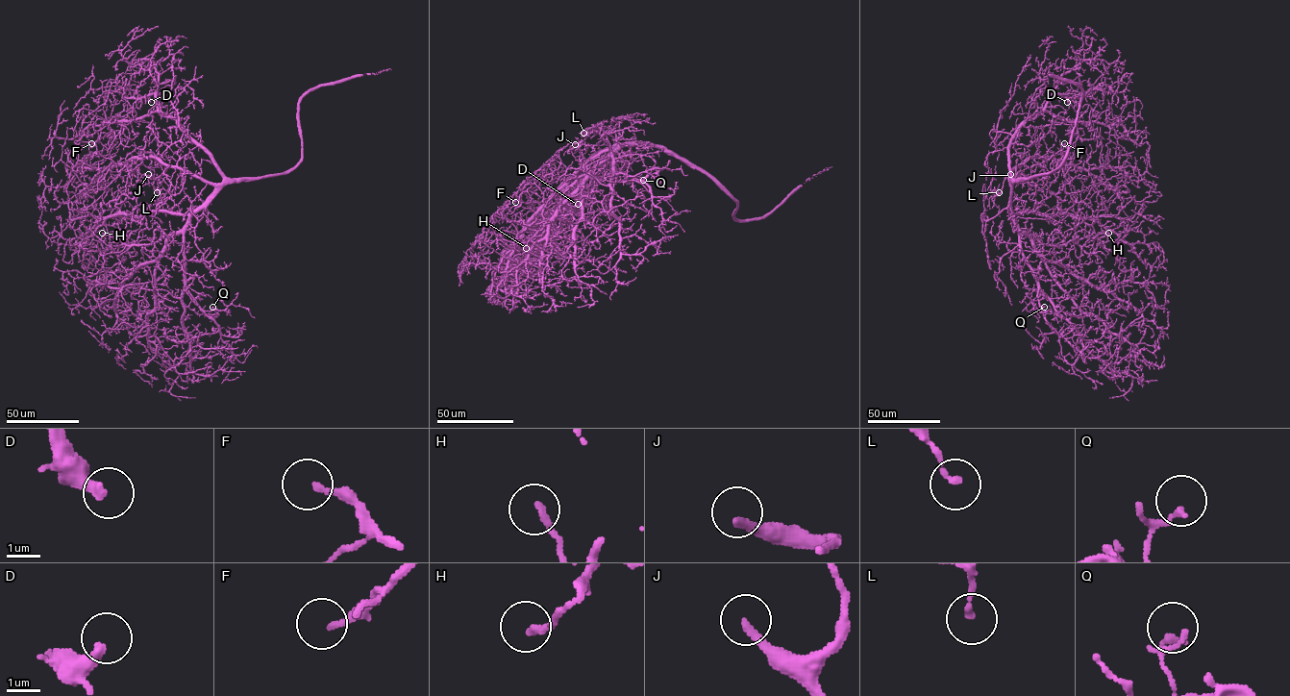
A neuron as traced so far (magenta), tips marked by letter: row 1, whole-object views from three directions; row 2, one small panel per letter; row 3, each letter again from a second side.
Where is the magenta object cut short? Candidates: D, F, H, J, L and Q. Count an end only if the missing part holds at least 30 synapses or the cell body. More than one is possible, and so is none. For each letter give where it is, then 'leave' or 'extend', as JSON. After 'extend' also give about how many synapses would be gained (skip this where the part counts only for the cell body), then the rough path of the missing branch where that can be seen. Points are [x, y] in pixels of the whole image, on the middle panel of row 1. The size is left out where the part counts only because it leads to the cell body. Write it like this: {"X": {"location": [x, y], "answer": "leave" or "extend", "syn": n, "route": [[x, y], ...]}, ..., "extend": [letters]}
{"D": {"location": [578, 204], "answer": "leave"}, "F": {"location": [515, 202], "answer": "leave"}, "H": {"location": [526, 248], "answer": "leave"}, "J": {"location": [575, 144], "answer": "extend", "syn": 60}, "L": {"location": [583, 133], "answer": "leave"}, "Q": {"location": [643, 180], "answer": "leave"}, "extend": ["J"]}

